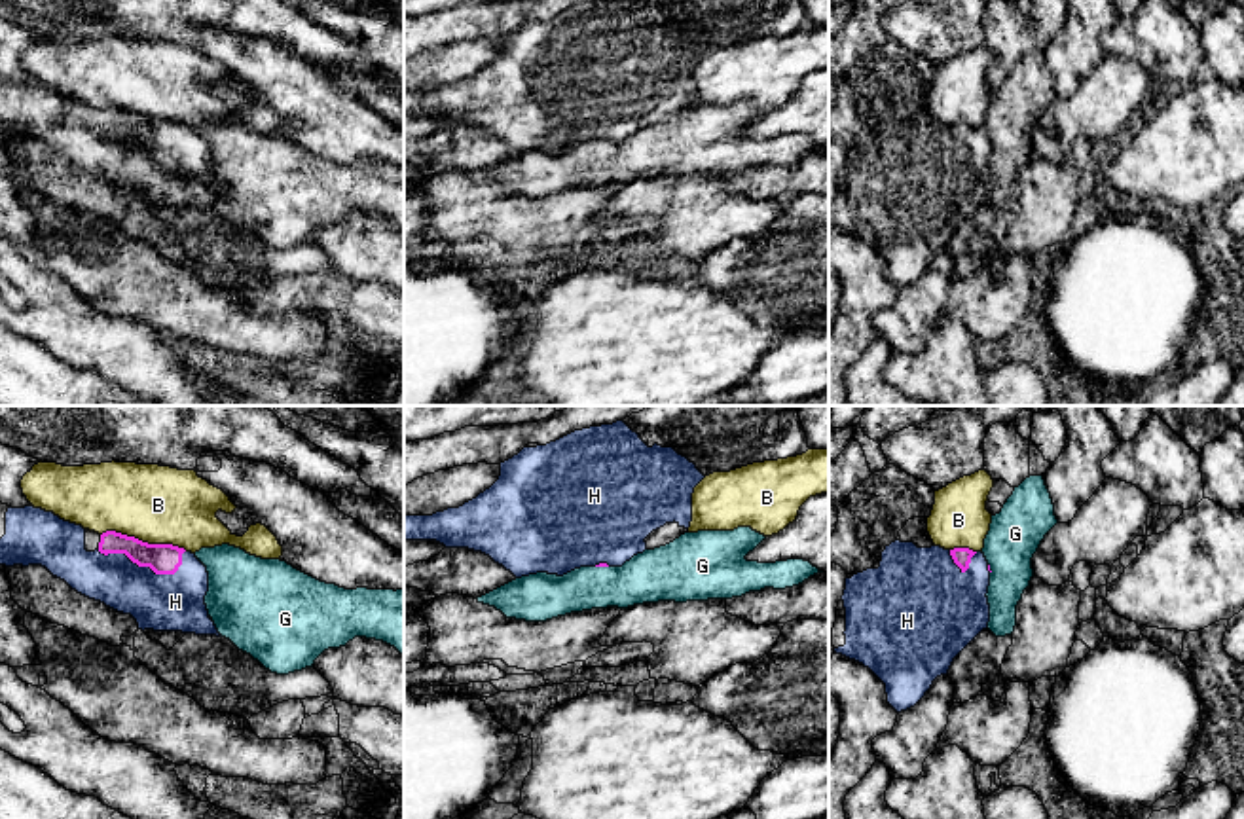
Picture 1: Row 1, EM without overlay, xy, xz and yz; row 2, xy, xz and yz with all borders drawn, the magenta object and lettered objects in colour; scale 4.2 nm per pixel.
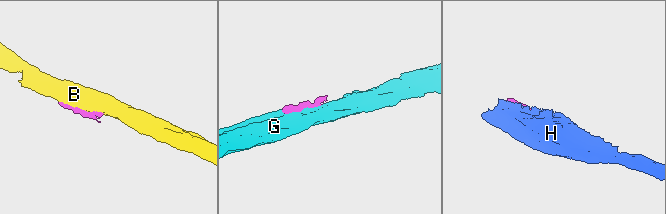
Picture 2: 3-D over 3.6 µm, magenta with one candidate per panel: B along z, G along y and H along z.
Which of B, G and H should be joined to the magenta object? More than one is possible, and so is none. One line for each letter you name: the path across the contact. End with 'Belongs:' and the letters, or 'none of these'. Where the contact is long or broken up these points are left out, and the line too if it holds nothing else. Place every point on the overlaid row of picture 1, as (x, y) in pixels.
Belongs: H

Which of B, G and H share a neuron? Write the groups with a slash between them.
B / G / H

